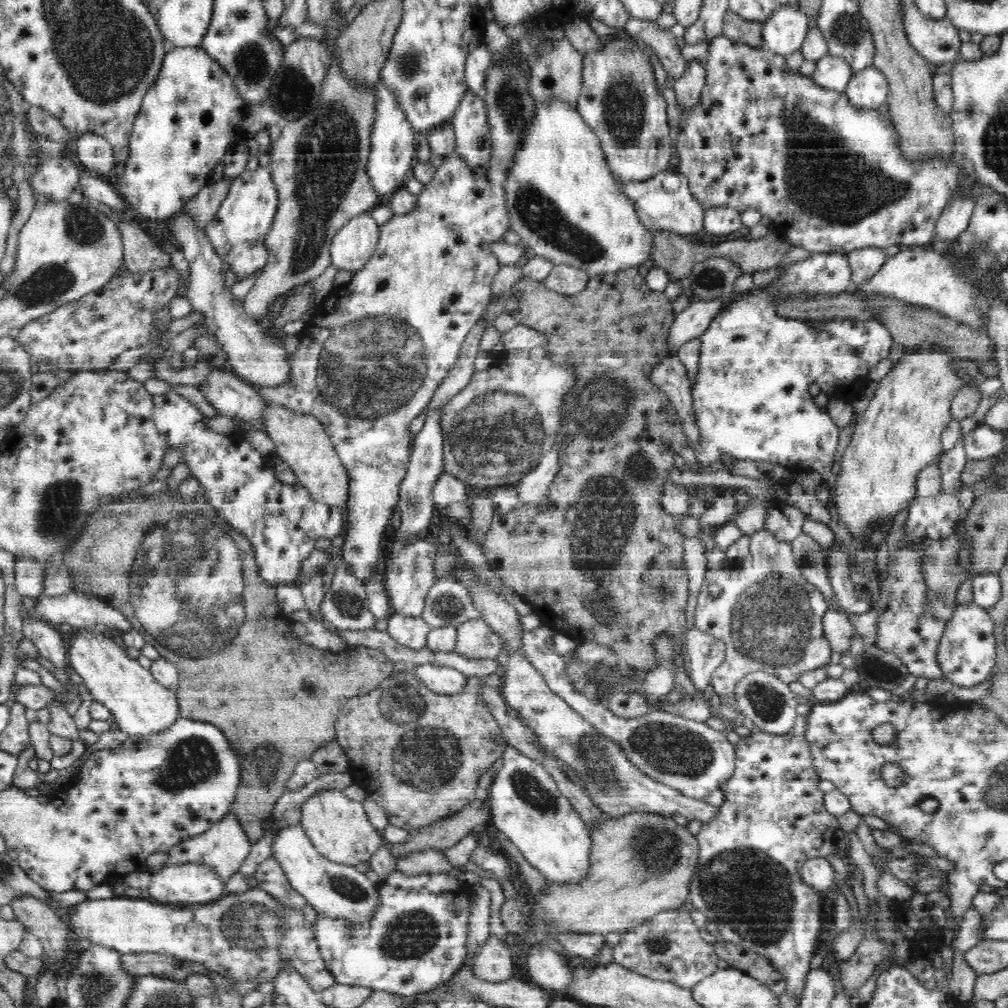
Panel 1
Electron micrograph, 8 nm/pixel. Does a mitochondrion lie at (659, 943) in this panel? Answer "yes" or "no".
yes

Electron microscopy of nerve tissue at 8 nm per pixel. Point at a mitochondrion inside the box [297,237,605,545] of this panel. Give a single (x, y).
(373, 365)

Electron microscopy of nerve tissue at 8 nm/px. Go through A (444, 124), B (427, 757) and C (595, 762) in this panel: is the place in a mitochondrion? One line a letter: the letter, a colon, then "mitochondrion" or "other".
A: other
B: mitochondrion
C: mitochondrion

